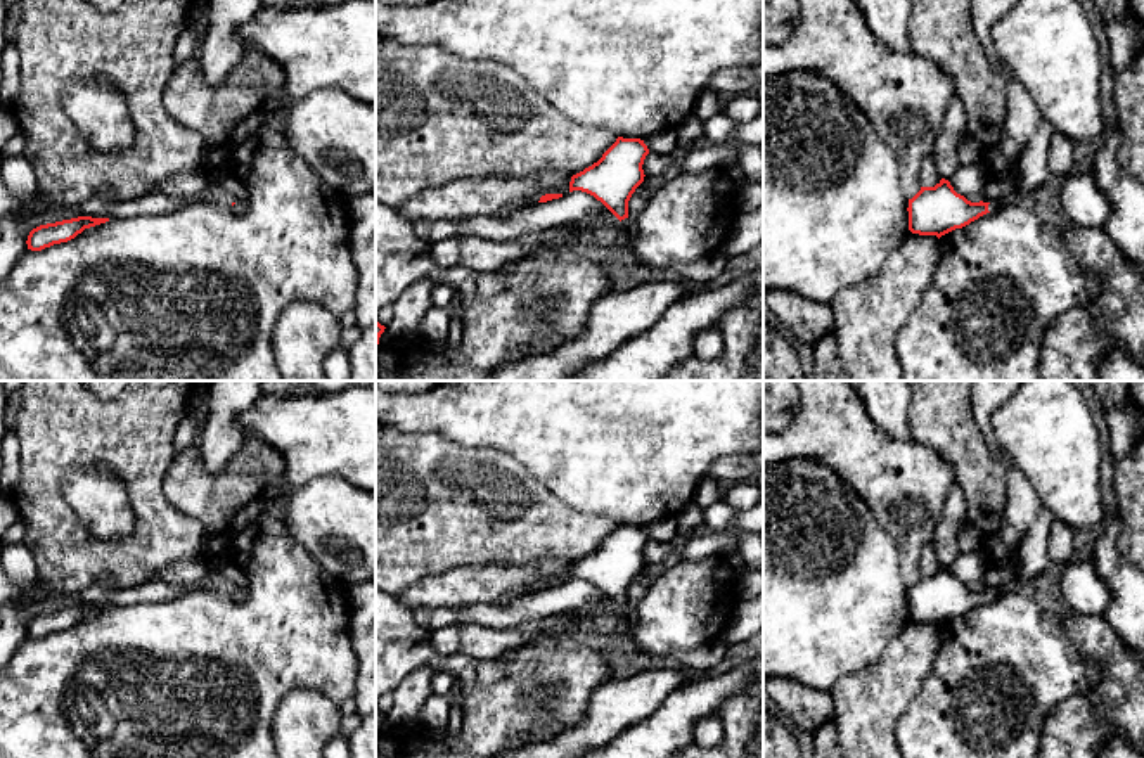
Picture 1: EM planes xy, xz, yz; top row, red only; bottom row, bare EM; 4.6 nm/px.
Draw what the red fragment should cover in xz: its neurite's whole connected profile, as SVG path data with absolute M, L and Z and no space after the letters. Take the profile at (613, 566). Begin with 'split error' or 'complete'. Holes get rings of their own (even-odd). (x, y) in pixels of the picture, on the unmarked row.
split error; M618 524L597 550L571 564L569 580L594 583L633 625L635 607L628 604L628 588L644 569L642 552L647 542L644 528Z

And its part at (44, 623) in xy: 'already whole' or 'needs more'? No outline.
already whole

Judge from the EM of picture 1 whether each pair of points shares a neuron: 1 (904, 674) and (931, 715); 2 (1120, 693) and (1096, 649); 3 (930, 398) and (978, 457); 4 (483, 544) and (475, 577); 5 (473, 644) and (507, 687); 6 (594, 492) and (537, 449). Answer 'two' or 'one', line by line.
1: two
2: one
3: one
4: two
5: two
6: one

